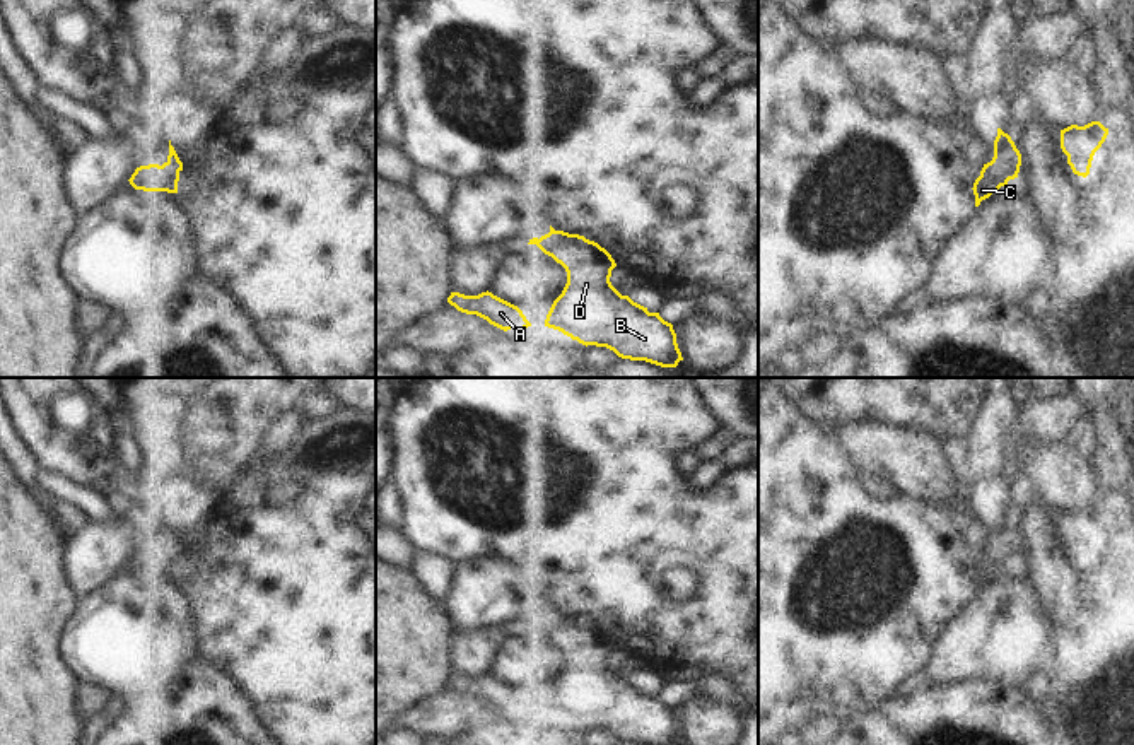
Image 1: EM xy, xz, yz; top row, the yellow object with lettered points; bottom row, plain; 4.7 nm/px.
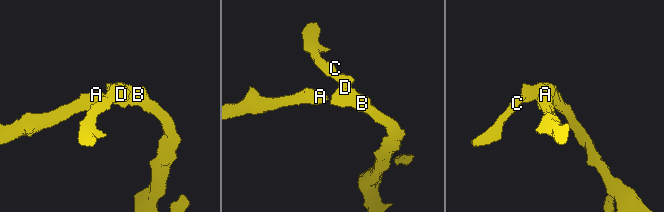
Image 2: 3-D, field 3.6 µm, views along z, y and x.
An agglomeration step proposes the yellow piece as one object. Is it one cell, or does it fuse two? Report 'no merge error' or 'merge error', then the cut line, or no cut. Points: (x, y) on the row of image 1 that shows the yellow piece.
no merge error | no cut

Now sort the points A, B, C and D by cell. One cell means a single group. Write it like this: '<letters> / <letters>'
A B C D

